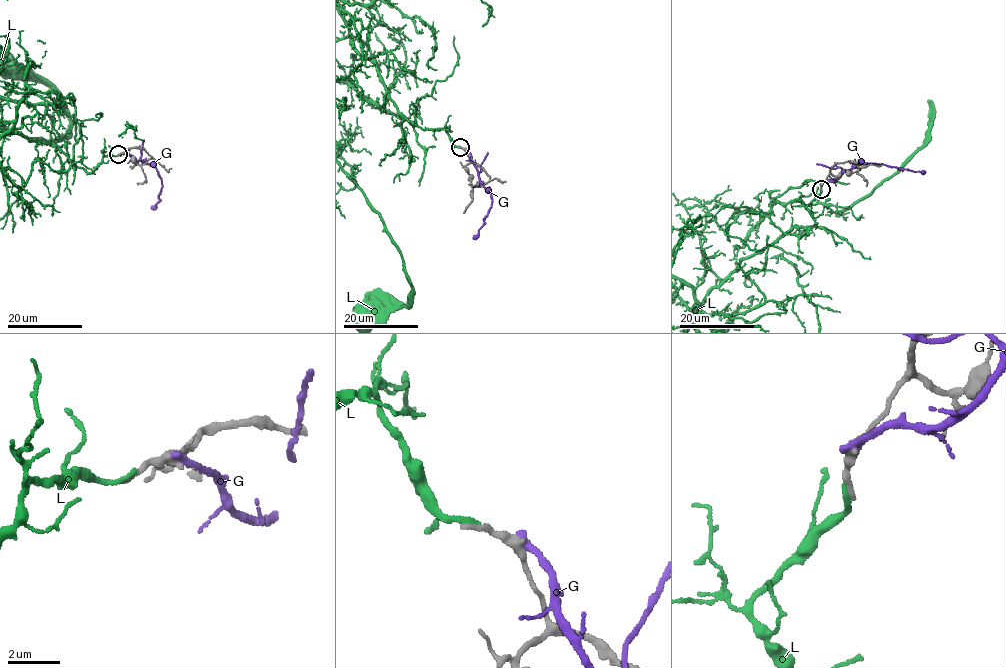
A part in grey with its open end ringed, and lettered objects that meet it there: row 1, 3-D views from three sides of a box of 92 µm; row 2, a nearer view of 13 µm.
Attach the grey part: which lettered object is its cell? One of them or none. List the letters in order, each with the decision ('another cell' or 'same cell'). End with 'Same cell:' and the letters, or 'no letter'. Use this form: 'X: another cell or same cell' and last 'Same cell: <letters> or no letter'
G: another cell
L: same cell
Same cell: L

